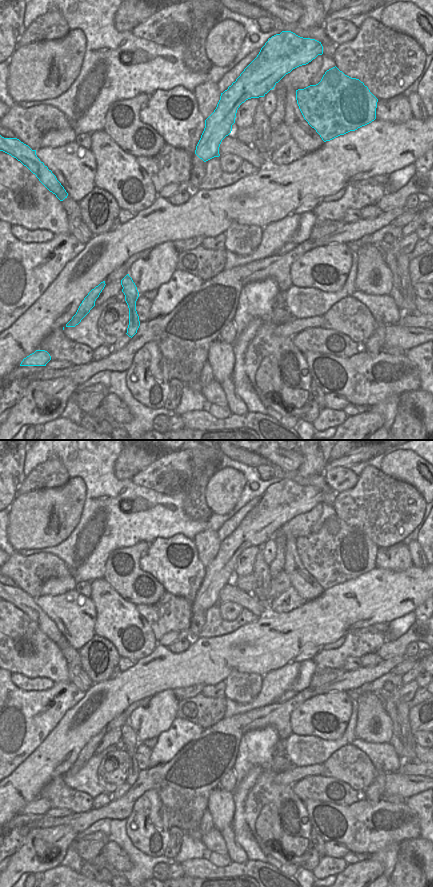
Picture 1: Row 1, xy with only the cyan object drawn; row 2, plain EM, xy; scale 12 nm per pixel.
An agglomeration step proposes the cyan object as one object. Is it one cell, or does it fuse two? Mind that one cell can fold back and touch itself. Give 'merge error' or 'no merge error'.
merge error

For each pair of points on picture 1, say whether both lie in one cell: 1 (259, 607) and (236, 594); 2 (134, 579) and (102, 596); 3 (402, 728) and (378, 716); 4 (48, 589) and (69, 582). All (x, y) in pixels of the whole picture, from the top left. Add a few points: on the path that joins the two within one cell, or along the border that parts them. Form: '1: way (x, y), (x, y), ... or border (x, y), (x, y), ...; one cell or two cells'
1: way (253, 604), (242, 598); one cell
2: border (103, 578), (121, 597), (133, 603); two cells
3: border (381, 702), (391, 720), (393, 733); two cells
4: way (53, 586), (64, 584); one cell

